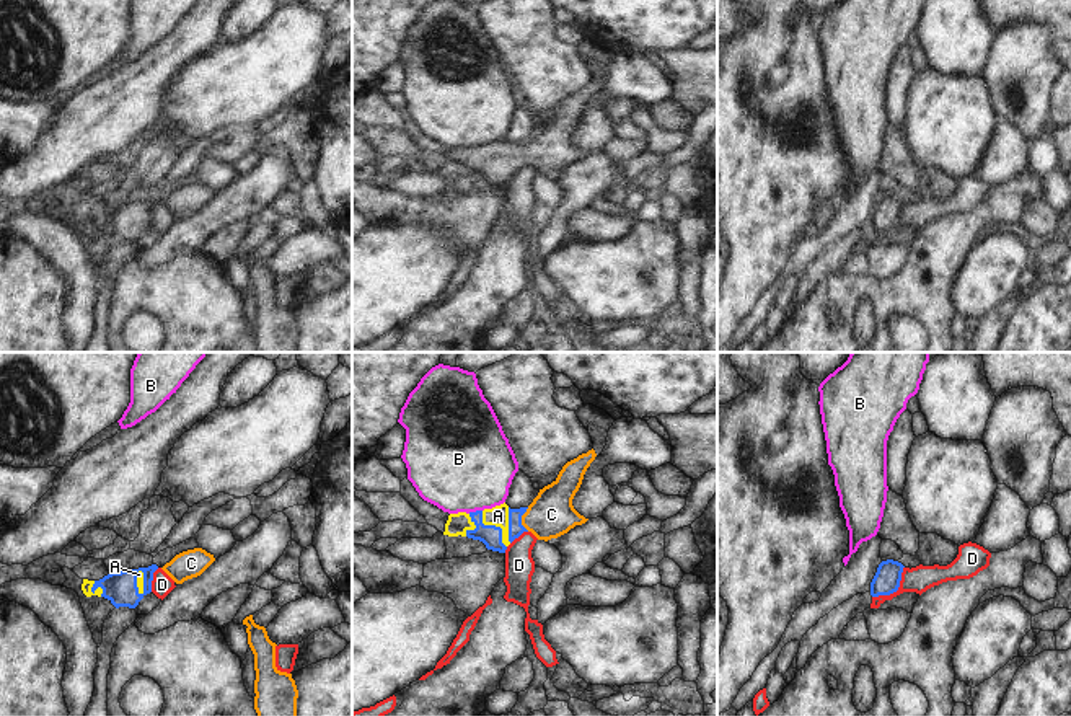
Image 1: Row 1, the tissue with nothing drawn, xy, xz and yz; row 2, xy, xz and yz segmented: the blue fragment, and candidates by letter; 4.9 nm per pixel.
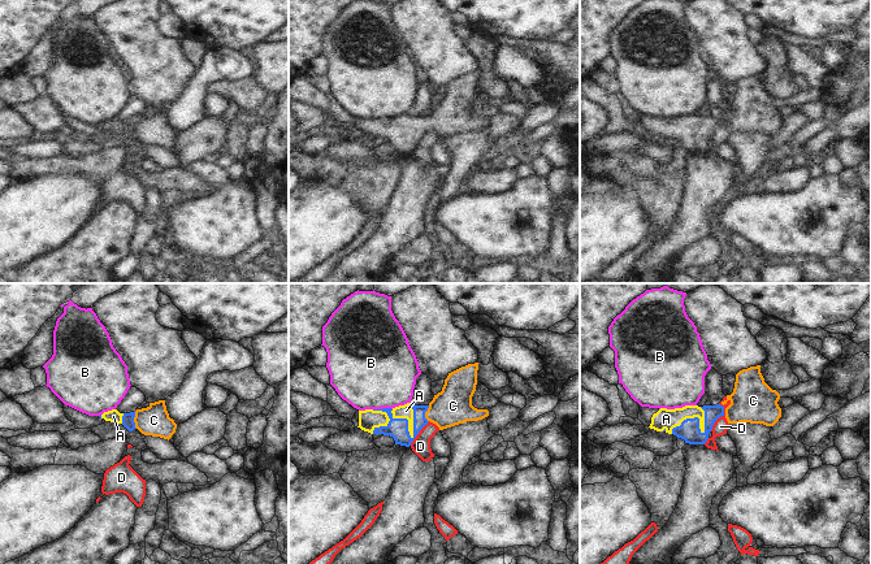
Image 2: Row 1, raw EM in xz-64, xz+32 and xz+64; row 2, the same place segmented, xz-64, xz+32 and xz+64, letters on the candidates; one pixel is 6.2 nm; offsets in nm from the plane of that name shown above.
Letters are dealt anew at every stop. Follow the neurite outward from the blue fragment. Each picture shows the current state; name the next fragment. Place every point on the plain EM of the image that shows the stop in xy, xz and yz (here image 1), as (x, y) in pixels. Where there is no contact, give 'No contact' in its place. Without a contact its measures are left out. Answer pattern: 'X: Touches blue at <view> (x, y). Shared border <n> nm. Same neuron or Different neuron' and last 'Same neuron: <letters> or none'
A: Touches blue at xz (494, 160). Shared border 220 nm. Same neuron
B: Touches blue at xz (476, 145). Shared border 70 nm. Different neuron
C: Touches blue at xz (520, 154). Shared border 120 nm. Same neuron
D: Touches blue at yz (895, 225). Shared border 220 nm. Different neuron
Same neuron: A, C.

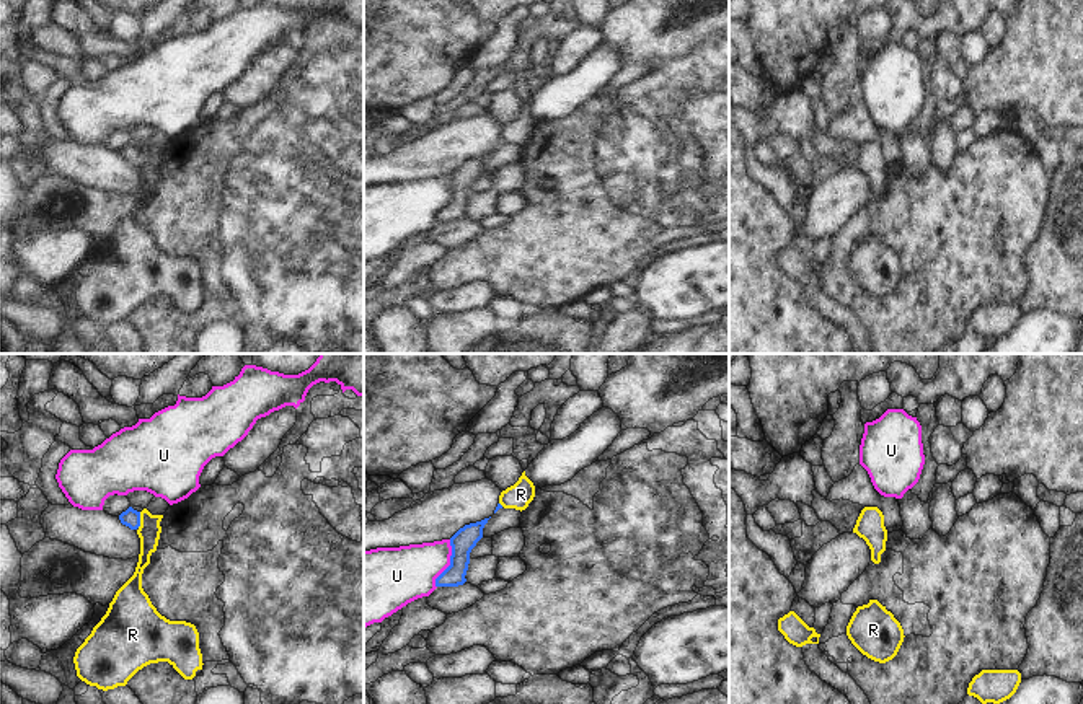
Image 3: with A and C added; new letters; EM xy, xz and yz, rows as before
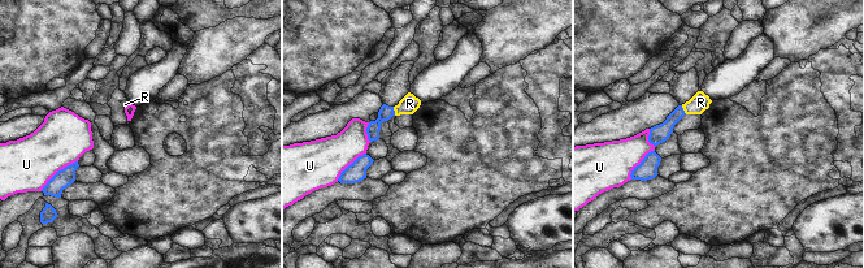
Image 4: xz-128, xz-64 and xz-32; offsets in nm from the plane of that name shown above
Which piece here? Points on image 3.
R: Touches blue at xy (139, 155). Shared border 80 nm. Different neuron
U: Touches blue at xz (450, 199). Shared border 260 nm. Different neuron
Same neuron: none.

